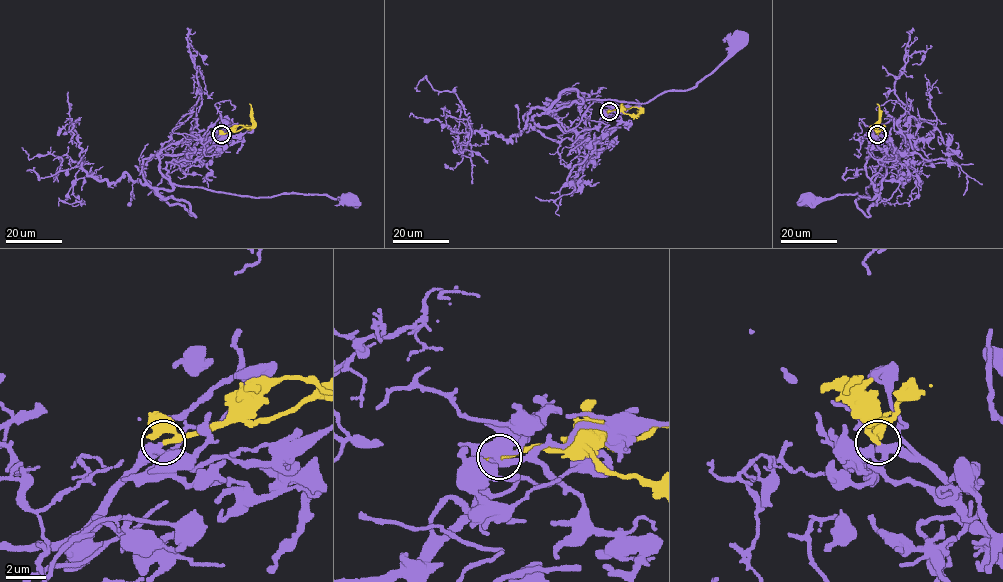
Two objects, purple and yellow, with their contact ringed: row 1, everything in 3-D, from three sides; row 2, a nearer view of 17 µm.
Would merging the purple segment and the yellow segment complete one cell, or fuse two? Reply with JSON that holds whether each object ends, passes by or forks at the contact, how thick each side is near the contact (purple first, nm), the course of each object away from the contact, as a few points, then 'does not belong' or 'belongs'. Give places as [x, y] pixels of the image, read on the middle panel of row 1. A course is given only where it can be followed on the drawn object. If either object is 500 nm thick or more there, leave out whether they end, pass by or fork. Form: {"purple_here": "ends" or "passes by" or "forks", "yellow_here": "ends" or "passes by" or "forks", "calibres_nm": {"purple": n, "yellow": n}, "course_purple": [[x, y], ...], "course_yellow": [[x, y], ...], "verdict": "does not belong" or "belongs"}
{"purple_here": "forks", "yellow_here": "passes by", "calibres_nm": {"purple": 240, "yellow": 200}, "course_purple": [[609, 111], [596, 127], [579, 131], [566, 131], [554, 116], [567, 102], [647, 103], [692, 89], [737, 43]], "course_yellow": [[609, 111], [621, 109], [629, 114], [640, 112], [636, 110]], "verdict": "belongs"}

